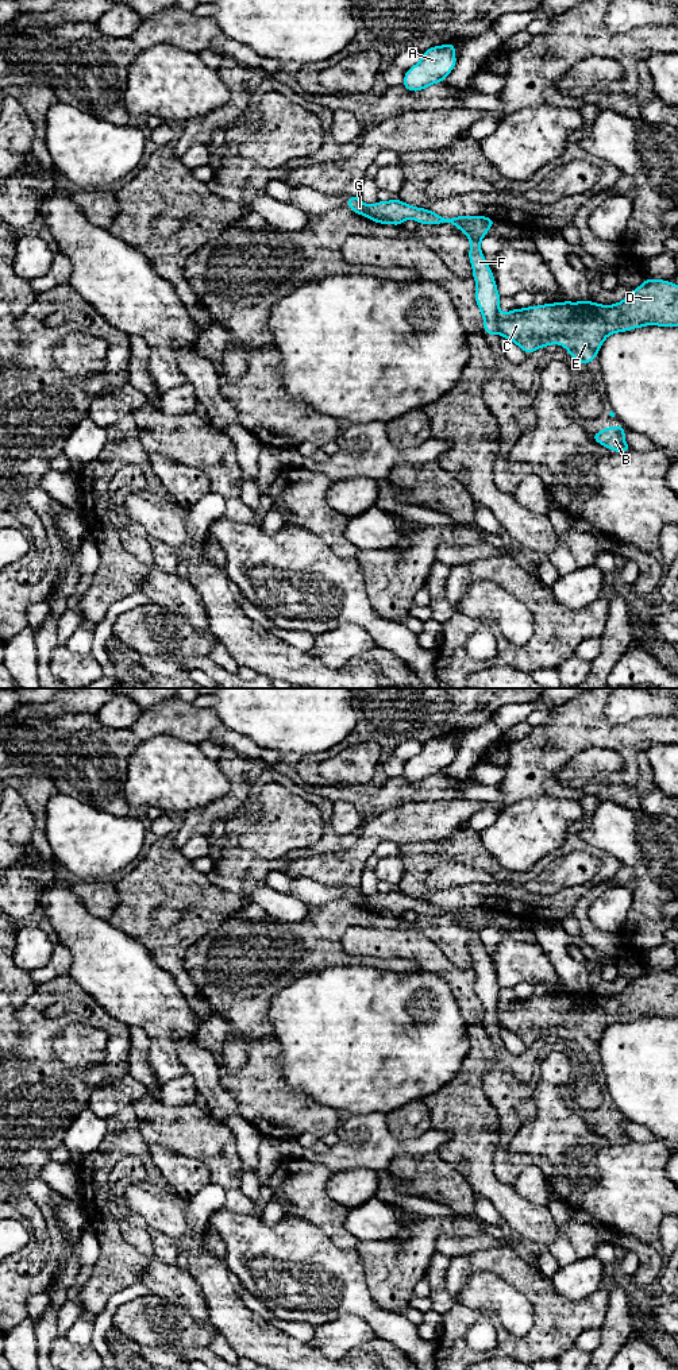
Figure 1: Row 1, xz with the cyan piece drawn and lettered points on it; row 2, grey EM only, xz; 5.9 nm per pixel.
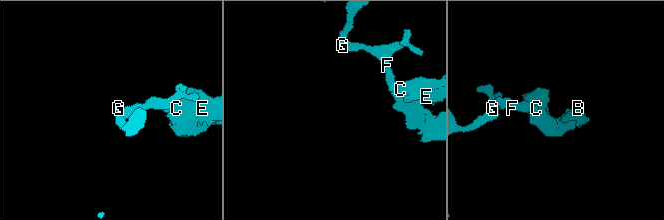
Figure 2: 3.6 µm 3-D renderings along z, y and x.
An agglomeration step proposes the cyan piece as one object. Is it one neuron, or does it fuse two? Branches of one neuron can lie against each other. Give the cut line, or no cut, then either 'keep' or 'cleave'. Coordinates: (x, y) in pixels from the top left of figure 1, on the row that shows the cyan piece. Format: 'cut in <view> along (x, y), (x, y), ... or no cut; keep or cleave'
cut in xz along (499, 312), (496, 332); cleave

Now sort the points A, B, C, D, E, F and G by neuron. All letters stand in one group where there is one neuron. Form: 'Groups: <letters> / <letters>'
Groups: A F G / B C D E

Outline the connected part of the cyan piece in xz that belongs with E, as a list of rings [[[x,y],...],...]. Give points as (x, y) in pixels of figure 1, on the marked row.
[[[647,278],[623,301],[613,305],[601,305],[592,300],[563,301],[497,313],[497,333],[517,344],[527,355],[546,346],[560,344],[574,360],[585,364],[597,358],[604,340],[612,333],[646,325],[678,327],[678,285],[664,279]]]

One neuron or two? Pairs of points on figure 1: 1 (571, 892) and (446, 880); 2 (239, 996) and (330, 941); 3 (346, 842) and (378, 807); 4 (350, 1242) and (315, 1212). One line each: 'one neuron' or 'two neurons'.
1: two neurons
2: one neuron
3: two neurons
4: one neuron

